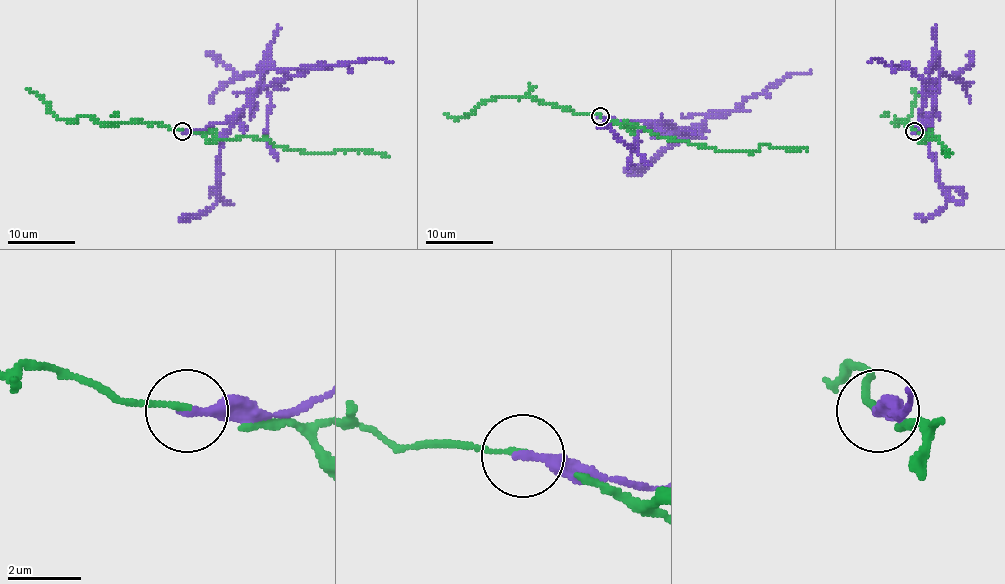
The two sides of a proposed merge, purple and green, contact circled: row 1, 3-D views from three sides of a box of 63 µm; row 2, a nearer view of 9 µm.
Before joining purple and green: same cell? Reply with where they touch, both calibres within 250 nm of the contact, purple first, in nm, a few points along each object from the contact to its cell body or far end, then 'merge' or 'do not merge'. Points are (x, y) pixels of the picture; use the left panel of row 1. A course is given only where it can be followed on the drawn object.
at (182, 131); 280 nm thick on the purple side, 110 nm on the other; purple runs (181, 130), (205, 130), (225, 122), (256, 86), (291, 74), (373, 57), (391, 63); green runs (181, 130), (210, 140), (242, 135), (303, 152), (352, 149), (390, 157); do not merge

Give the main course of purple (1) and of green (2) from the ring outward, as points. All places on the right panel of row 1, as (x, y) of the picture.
1: (914, 130), (919, 130), (918, 115), (923, 103), (923, 86), (928, 85), (908, 68), (872, 57), (869, 63)
2: (914, 130), (921, 134), (921, 140), (935, 135), (945, 151), (950, 152), (943, 151), (946, 157)

